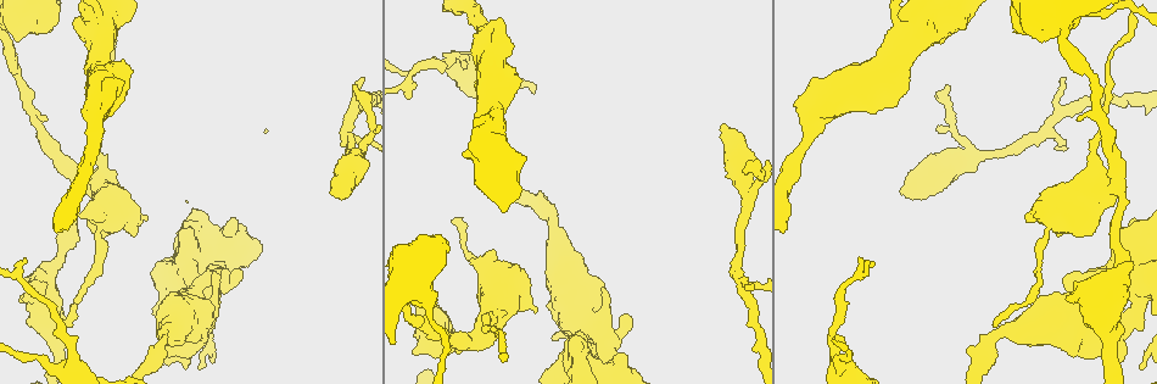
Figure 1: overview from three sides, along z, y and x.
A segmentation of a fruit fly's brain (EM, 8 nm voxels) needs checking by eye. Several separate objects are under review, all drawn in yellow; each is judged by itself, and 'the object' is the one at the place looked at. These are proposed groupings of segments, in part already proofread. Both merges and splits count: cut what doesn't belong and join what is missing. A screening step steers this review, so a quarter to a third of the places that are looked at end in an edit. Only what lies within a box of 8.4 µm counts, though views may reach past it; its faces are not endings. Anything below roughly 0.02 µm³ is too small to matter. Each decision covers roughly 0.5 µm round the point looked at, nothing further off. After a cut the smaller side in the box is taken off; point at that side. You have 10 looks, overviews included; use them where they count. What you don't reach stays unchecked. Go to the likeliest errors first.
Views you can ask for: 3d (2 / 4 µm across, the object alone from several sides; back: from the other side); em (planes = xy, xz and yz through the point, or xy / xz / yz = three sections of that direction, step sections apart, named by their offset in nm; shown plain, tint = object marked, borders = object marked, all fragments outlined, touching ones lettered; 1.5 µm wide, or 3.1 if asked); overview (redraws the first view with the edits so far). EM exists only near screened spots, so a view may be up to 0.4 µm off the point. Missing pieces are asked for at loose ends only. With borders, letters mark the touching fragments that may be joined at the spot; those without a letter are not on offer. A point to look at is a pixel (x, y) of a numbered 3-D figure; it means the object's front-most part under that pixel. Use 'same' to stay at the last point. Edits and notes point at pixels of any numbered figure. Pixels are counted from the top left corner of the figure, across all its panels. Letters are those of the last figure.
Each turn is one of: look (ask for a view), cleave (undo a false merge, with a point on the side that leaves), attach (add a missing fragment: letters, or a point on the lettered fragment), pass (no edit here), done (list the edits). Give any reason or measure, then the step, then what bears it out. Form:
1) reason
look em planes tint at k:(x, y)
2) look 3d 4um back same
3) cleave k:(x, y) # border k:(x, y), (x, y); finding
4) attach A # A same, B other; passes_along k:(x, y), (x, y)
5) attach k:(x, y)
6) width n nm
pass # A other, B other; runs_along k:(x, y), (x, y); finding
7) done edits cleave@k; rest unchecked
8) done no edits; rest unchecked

free end
look em planes tint at 1:(49, 31)

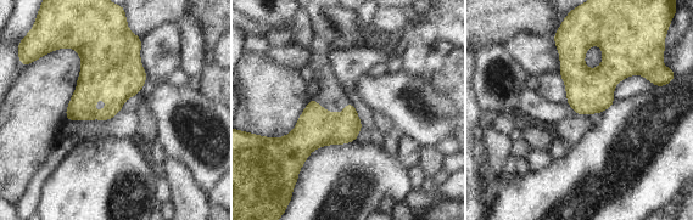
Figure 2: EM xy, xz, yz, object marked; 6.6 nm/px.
see the neighbours
look em planes borders same

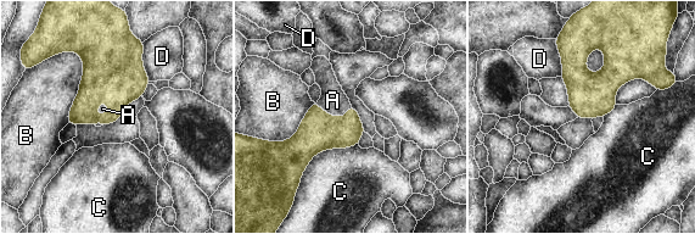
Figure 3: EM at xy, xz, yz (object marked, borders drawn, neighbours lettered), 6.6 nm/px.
attach A # A same, B other, C other, D other; it goes on there

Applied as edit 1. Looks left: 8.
tapers out
look 3d 2um at 1:(20, 262)

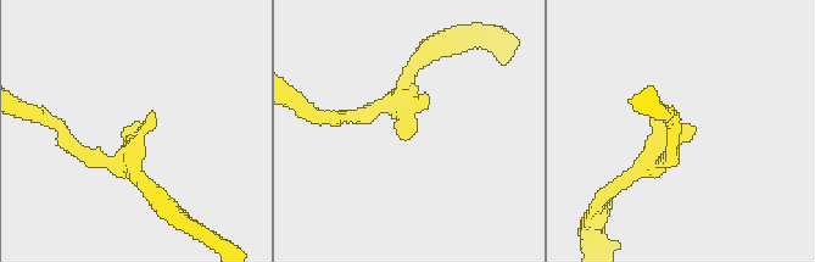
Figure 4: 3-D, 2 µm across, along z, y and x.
look em planes borders at 4:(695, 131)

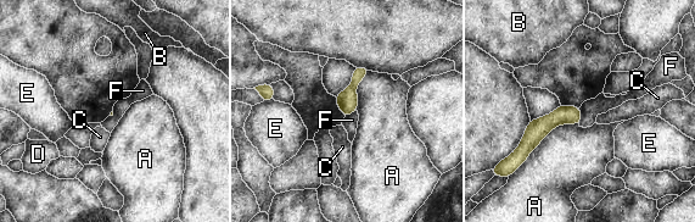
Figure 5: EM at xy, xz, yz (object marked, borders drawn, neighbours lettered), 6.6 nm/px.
longest_contact A 500 nm
pass # A other, B other, C other, D other, E other, F other; none of them fits

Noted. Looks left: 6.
end of a long branch
look em xz step 4 tint at 1:(998, 324)

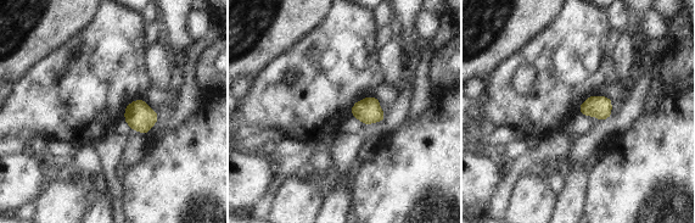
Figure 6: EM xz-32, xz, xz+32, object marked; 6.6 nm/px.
another direction
look em planes tint same

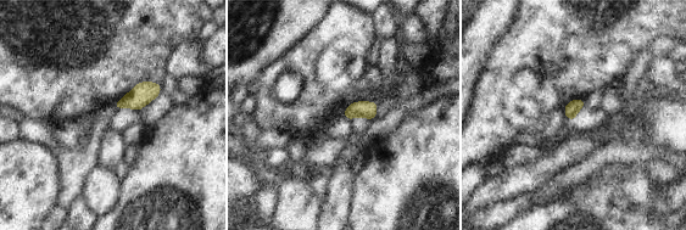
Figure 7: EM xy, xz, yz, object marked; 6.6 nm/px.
look em planes borders same

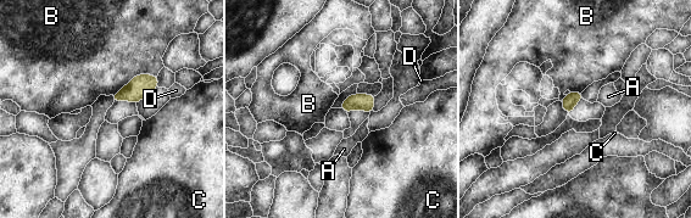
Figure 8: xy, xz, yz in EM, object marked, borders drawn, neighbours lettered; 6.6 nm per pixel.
pass # A other, B other, C other, D other; border 8:(156, 74), (135, 74), (112, 95); none of them fits

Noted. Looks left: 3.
calibre changes
look 3d 4um at 1:(554, 244)

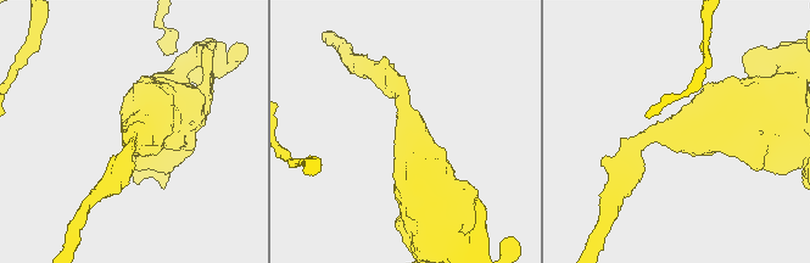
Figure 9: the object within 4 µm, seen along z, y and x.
shape alone is not enough
look em planes plain at 9:(405, 132)

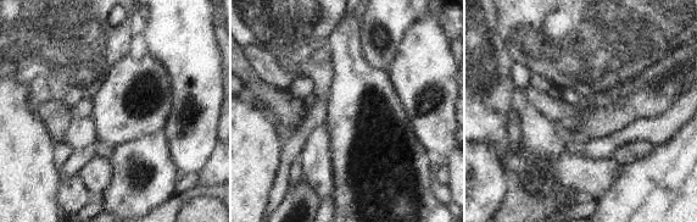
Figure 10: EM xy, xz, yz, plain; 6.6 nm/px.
what lies round it
look em planes borders same

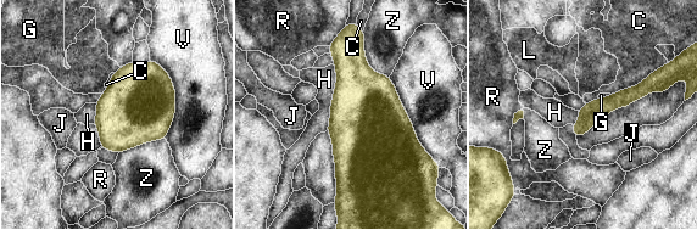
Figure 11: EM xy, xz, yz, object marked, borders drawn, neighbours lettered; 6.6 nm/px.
pass # C other, G other, H other, J other, L other, R other, V other, Z other; border 11:(334, 62), (336, 80), (327, 129); all the same neuron

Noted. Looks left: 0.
done edits attach@3; rest unchecked

